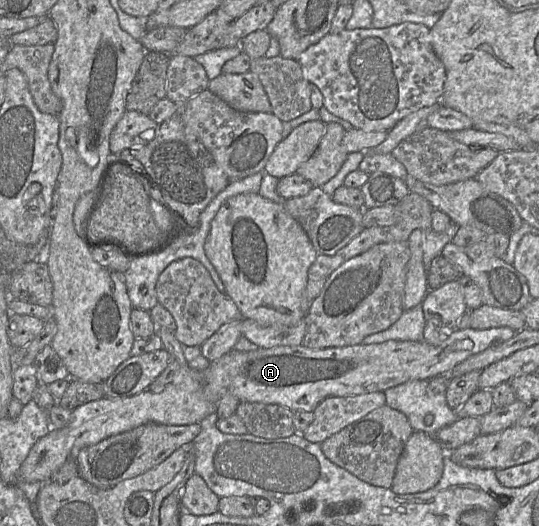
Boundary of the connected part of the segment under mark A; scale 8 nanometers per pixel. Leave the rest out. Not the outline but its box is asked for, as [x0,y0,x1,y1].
[16,327,516,482]

